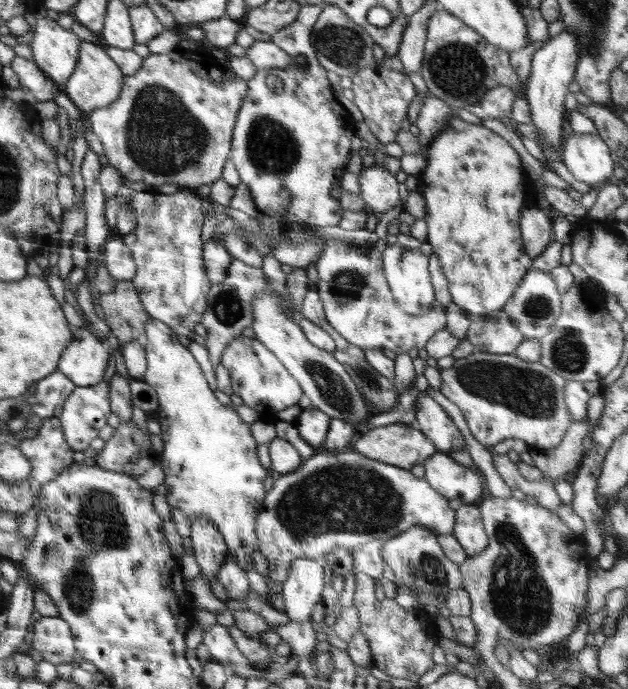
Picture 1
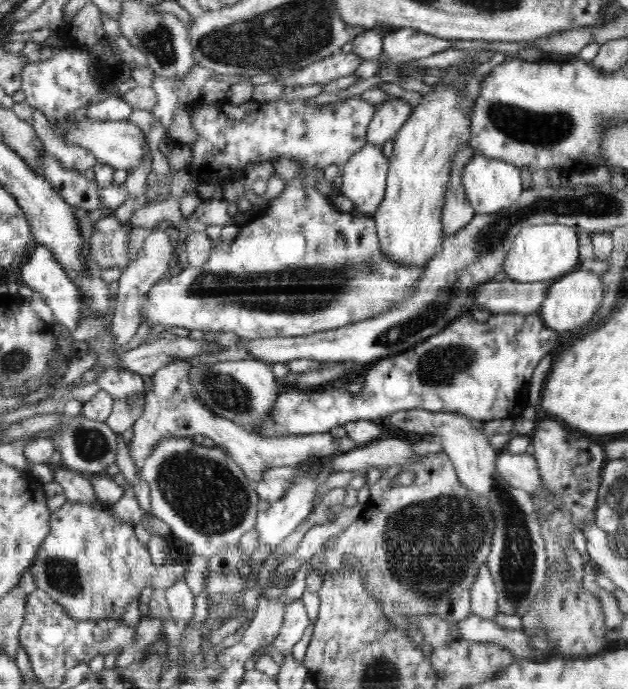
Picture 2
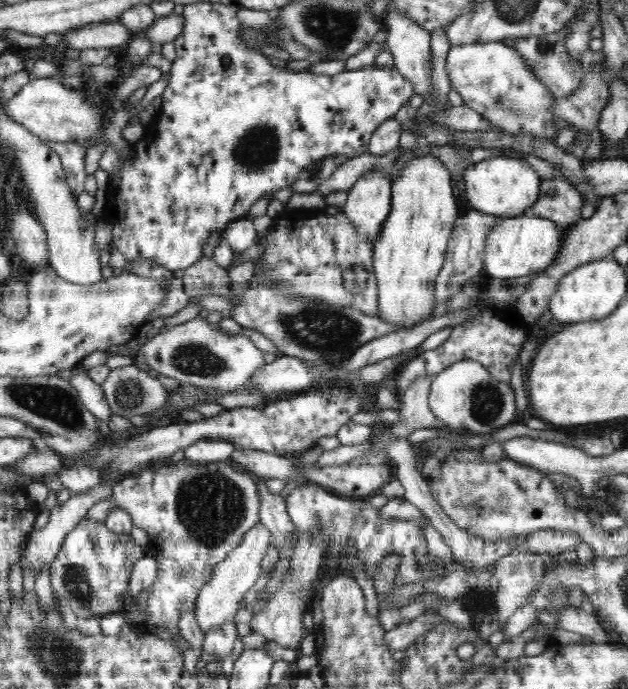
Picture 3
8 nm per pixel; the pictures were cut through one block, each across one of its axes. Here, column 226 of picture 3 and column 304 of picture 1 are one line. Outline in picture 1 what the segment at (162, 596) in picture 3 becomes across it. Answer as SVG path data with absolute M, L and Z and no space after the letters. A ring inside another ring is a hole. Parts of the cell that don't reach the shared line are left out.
M352 446L340 452L328 452L319 449L314 456L307 458L292 474L281 475L280 478L274 481L274 486L266 493L263 506L260 512L256 515L256 534L259 542L259 551L268 561L269 574L268 577L273 582L281 582L284 584L286 577L292 572L292 562L298 558L308 558L320 560L324 555L329 555L338 548L345 548L349 551L354 551L359 546L372 542L373 540L381 540L385 542L402 534L405 530L412 528L412 526L424 526L433 531L436 536L438 534L453 534L455 523L455 510L448 505L448 499L442 494L437 493L428 482L424 479L414 477L409 470L368 458L359 452L356 452Z

